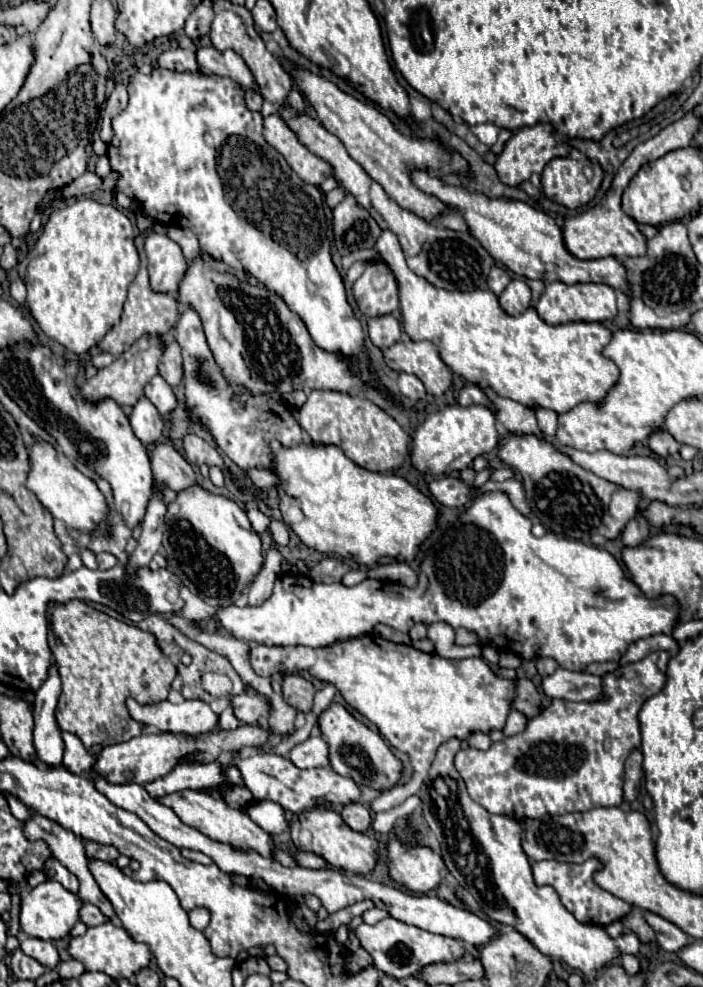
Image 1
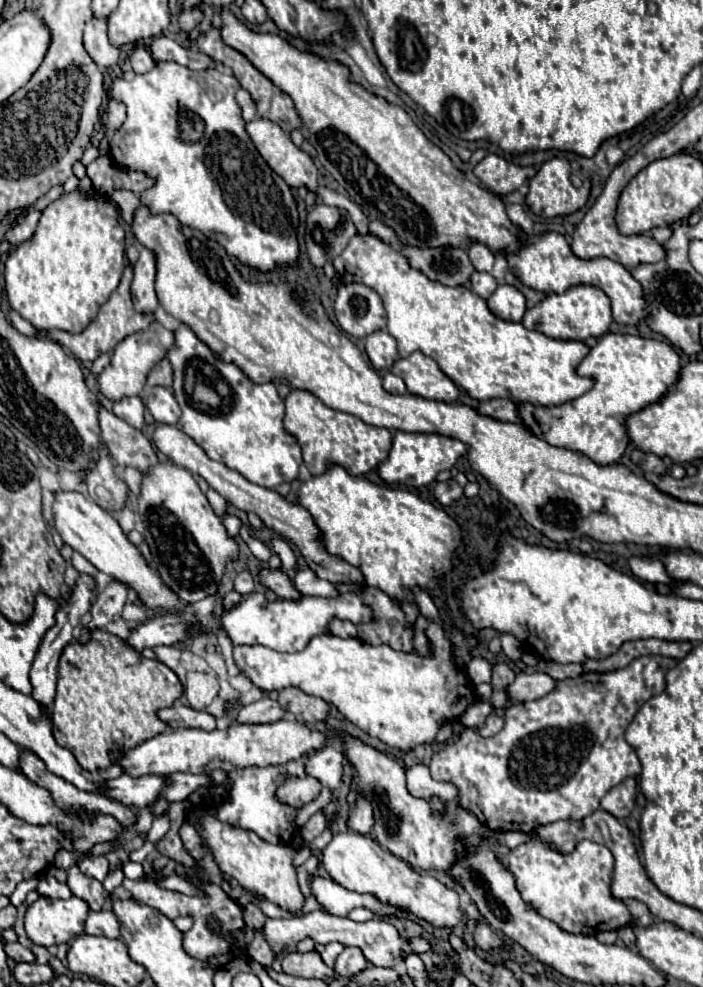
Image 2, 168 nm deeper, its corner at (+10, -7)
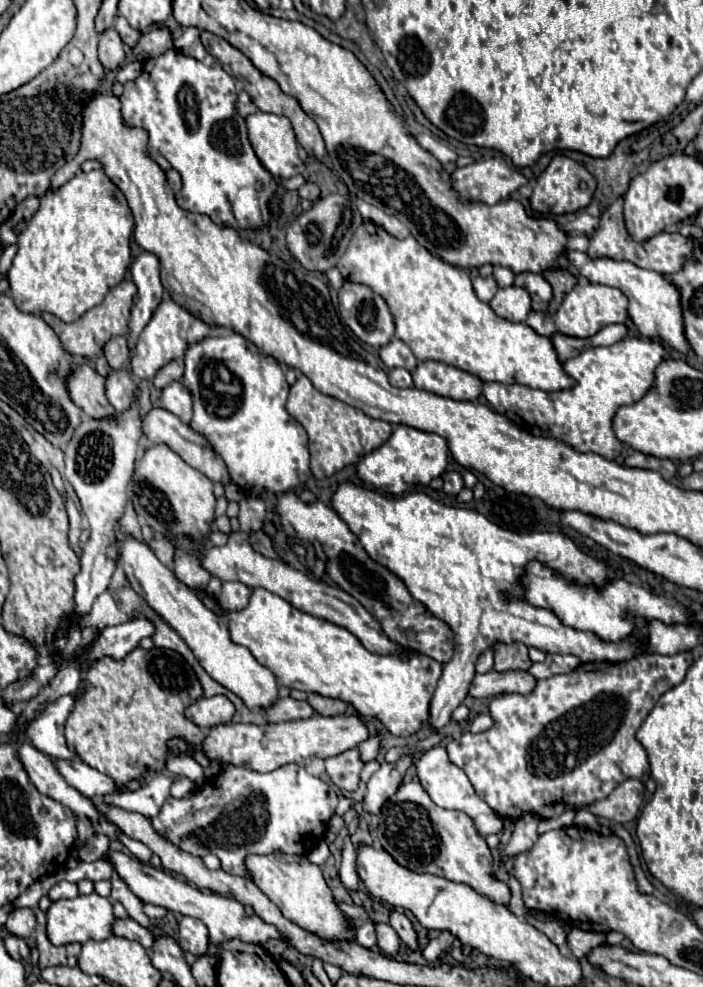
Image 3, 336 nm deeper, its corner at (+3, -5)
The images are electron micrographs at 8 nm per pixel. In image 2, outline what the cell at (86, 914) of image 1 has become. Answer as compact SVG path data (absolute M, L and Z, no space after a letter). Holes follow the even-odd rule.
M106 906L100 912L88 912L86 924L84 924L84 934L120 938L120 934L118 934L118 920L114 918L112 910Z

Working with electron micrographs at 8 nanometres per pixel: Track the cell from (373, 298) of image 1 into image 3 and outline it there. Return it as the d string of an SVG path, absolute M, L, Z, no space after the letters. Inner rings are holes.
M345 282L339 290L339 314L353 334L373 348L391 342L395 334L393 316L385 300L365 284Z

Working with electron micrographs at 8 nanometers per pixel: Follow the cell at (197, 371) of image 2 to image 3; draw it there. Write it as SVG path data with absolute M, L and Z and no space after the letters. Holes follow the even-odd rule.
M241 334L209 336L185 352L183 384L193 394L195 414L189 426L207 438L223 458L231 482L247 496L267 502L307 482L311 476L307 432L285 408L289 384L273 356L261 354Z

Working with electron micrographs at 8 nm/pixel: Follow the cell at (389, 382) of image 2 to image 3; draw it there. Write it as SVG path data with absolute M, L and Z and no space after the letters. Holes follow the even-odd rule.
M393 368L389 372L389 380L393 386L397 388L407 388L407 386L413 386L413 380L411 380L411 372L405 370L405 368Z

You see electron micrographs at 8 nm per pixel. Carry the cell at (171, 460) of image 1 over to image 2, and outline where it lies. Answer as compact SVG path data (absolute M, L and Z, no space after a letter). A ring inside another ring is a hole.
M100 408L100 428L102 442L106 442L110 454L120 466L132 466L146 474L148 468L158 464L152 442L140 430L134 430L130 424L122 422L106 408Z

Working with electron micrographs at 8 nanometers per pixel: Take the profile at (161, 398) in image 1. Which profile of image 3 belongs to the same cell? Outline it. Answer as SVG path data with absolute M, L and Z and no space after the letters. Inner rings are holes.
M173 382L173 384L169 384L169 388L163 388L161 402L169 412L179 416L183 424L191 422L193 400L191 400L191 392L181 382Z

